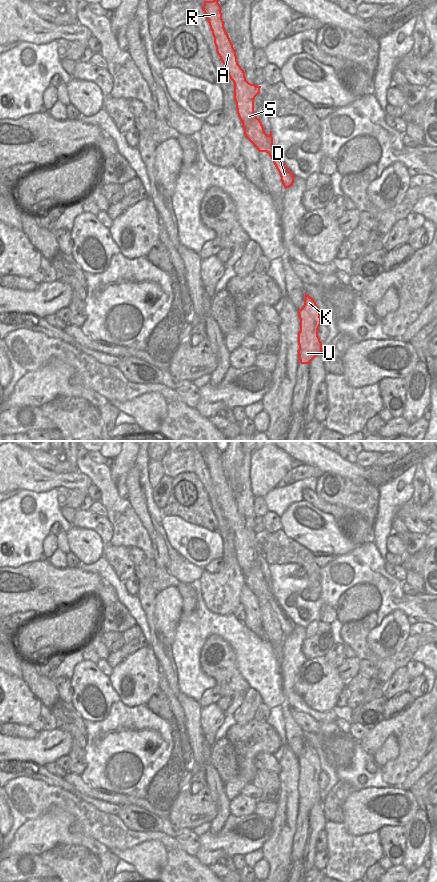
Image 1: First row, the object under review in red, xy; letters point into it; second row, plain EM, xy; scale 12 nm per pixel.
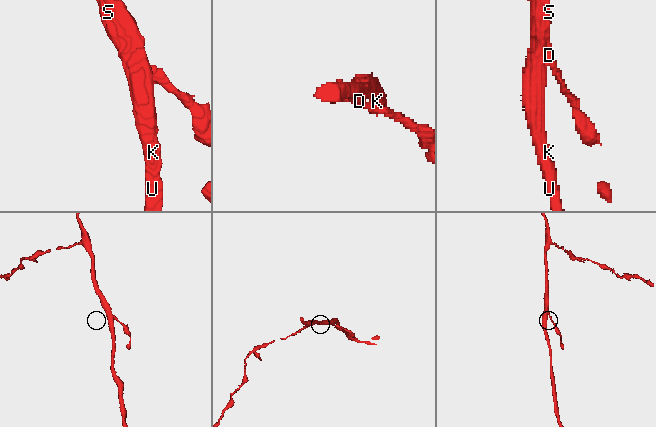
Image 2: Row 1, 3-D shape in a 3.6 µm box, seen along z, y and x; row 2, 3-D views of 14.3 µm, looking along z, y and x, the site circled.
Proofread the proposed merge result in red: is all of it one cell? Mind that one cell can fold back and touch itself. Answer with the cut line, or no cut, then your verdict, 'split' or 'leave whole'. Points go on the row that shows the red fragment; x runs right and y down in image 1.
cut none; leave whole

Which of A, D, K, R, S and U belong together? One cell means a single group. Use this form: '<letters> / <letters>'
A D K R S U

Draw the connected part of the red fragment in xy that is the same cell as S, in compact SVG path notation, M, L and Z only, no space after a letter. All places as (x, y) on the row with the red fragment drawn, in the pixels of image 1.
M204 1L202 9L214 37L216 52L234 83L234 100L244 135L259 152L269 154L280 174L284 188L287 189L293 185L295 176L277 154L273 146L272 131L269 135L265 133L262 122L254 112L254 99L260 93L261 86L246 80L245 72L238 64L236 51L224 28L221 5L218 1Z

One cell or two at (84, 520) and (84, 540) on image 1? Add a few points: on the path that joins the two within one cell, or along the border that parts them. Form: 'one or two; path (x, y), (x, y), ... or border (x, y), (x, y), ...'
two; border (73, 525), (79, 528), (94, 530), (103, 543)

